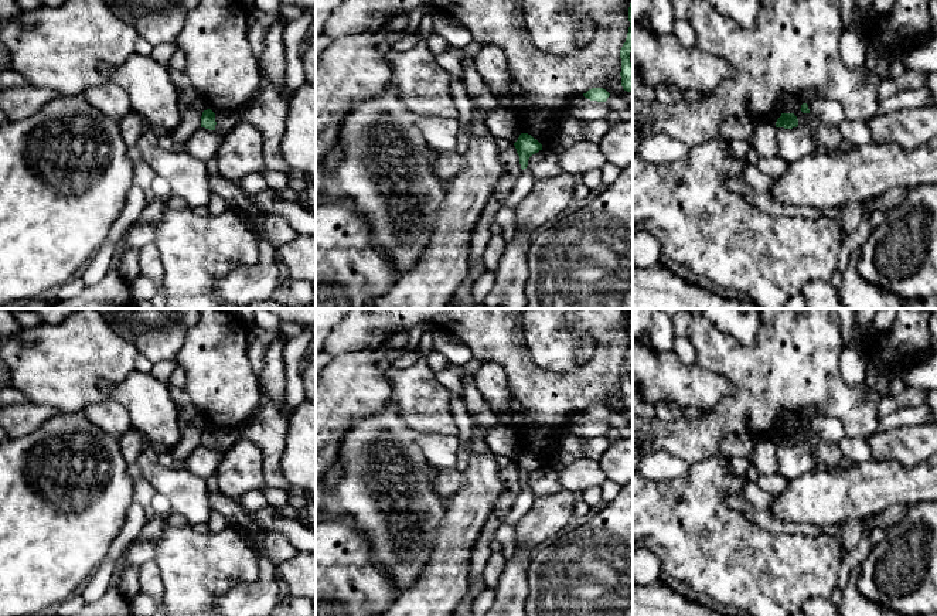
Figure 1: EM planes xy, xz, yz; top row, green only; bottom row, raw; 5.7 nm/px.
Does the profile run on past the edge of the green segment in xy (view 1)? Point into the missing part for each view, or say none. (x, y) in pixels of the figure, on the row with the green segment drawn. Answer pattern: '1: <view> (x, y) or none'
1: none

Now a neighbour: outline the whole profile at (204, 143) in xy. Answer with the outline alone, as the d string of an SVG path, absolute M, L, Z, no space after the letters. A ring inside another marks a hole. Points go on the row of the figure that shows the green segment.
M214 112L214 113L217 122L214 130L200 127L187 140L176 140L170 133L164 133L159 136L157 146L171 152L181 146L184 152L188 153L190 156L207 163L212 156L217 154L225 136L235 127L235 125L241 119L241 115L238 112L235 113Z

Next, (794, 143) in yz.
M800 126L793 129L777 127L776 142L780 159L788 164L814 154L815 149L820 147L817 140Z

